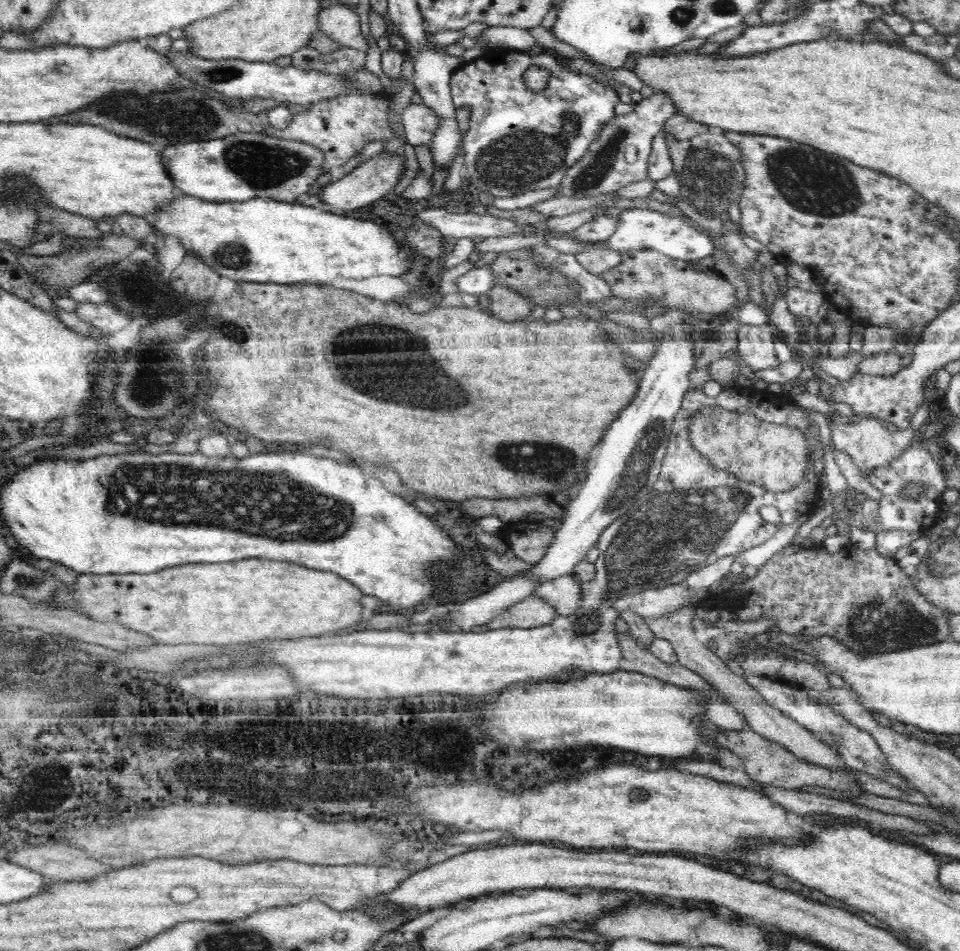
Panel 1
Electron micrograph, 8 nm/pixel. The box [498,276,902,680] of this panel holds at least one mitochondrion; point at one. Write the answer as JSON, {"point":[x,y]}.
{"point":[668,534]}

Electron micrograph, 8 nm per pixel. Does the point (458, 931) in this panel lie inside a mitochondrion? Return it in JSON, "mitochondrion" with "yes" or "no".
{"mitochondrion":"no"}

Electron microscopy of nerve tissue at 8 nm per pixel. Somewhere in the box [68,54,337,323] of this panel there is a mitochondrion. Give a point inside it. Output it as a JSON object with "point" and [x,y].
{"point":[176,116]}

